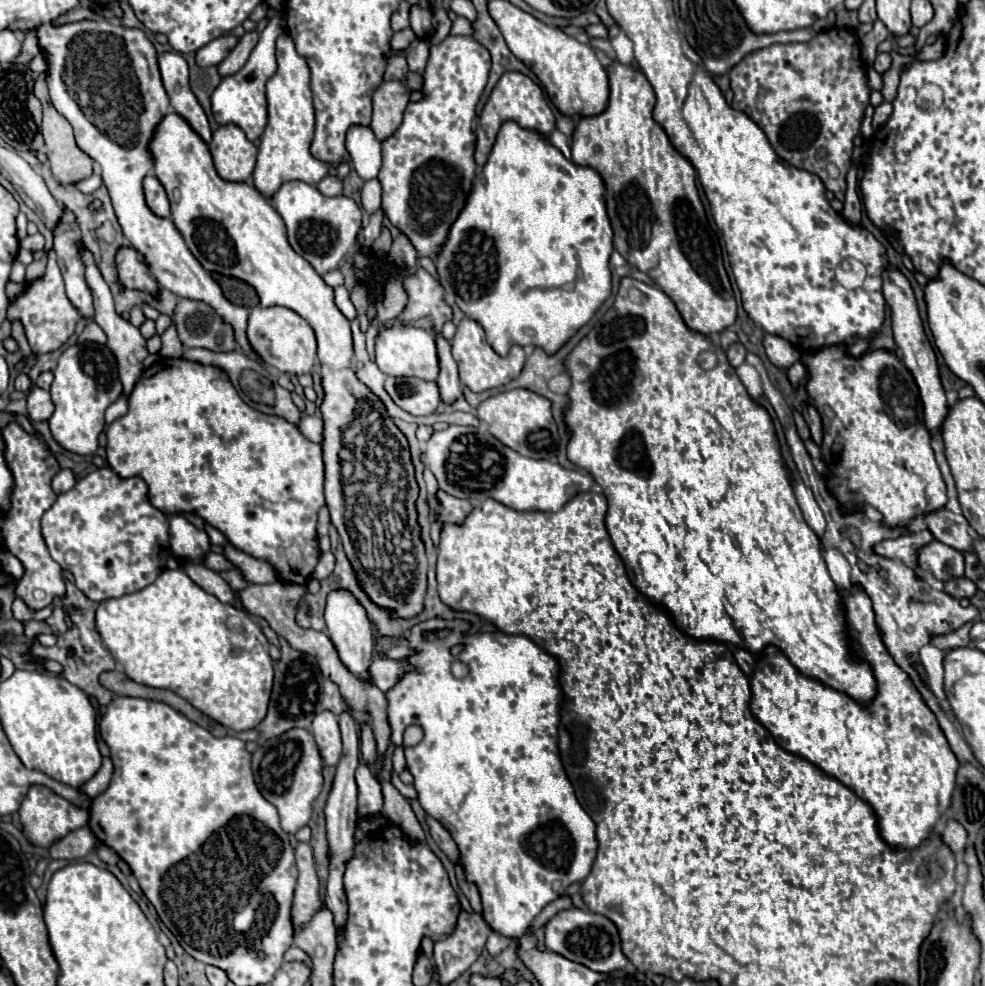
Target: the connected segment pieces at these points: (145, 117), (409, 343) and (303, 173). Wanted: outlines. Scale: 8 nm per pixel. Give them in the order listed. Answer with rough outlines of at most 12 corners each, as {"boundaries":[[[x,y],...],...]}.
{"boundaries":[[[103,18],[35,30],[51,102],[99,162],[129,246],[159,286],[249,312],[145,204],[169,114],[159,54]],[[381,326],[375,362],[389,376],[435,380],[433,334]],[[277,38],[253,186],[319,184],[309,66]]]}

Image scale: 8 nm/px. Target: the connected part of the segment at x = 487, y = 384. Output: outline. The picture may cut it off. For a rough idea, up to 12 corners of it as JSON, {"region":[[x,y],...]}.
{"region":[[463,318],[453,338],[461,384],[473,392],[509,384],[525,352],[505,358],[487,344],[483,328]]}

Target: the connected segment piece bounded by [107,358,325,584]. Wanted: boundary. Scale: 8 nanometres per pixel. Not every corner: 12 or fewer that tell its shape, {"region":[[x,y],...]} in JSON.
{"region":[[159,358],[109,466],[285,584],[319,562],[321,446]]}

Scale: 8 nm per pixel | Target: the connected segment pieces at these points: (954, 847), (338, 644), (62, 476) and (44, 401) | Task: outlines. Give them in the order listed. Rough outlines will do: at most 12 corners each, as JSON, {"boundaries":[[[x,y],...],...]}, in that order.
{"boundaries":[[[949,820],[941,840],[953,854],[967,846],[967,832],[955,820]],[[345,590],[327,598],[325,622],[343,666],[373,682],[371,624]],[[61,470],[53,478],[55,494],[67,492],[75,484],[71,470]],[[31,388],[27,414],[33,422],[49,420],[53,402],[47,390]]]}

